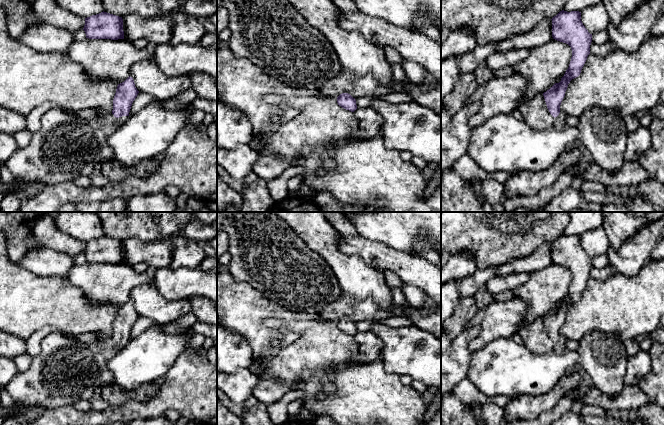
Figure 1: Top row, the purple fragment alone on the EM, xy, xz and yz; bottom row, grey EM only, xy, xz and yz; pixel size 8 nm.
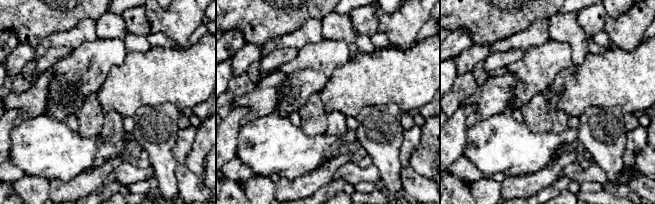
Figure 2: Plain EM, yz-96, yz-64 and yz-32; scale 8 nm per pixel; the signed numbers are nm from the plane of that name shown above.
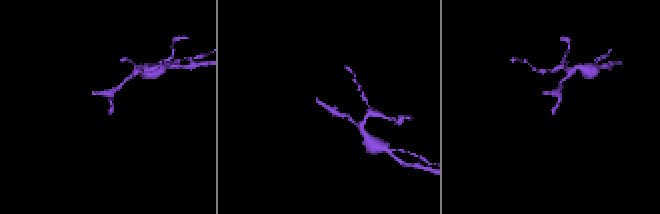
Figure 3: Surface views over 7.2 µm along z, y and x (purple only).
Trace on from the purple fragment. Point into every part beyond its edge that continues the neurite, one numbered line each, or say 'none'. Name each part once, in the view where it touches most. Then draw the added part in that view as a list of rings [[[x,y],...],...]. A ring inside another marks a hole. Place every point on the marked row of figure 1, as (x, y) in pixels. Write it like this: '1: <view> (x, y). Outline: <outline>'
1: xy (67, 146). Outline: [[[61,108],[51,109],[41,119],[41,128],[33,133],[30,144],[12,154],[4,163],[13,177],[24,182],[41,182],[47,186],[73,182],[79,176],[90,176],[95,166],[113,159],[108,139],[127,120],[127,116],[116,118],[112,113],[102,114],[98,119],[86,119]]]

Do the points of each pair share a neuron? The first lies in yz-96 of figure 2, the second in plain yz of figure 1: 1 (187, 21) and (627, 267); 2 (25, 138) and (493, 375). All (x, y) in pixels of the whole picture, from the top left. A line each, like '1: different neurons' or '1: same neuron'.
1: same neuron
2: same neuron

